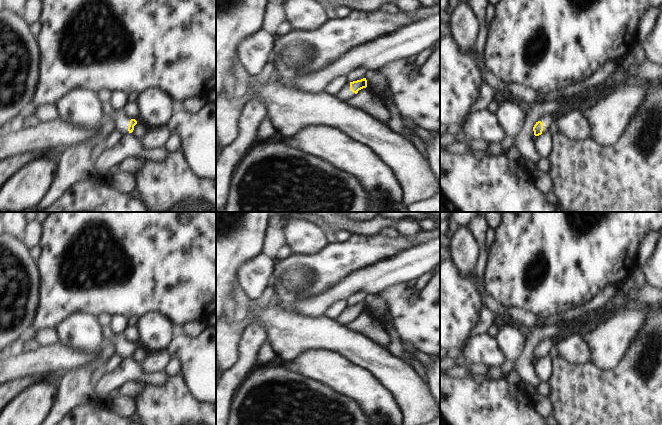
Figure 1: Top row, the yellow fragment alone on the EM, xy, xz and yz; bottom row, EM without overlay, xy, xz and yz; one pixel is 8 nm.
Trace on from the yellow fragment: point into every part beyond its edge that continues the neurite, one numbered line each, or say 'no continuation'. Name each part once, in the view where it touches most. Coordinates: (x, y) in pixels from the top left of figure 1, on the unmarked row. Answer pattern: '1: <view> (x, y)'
1: xy (121, 345)

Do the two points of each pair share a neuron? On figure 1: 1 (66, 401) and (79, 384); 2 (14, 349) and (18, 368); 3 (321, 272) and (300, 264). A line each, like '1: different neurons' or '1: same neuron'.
1: same neuron
2: different neurons
3: same neuron

